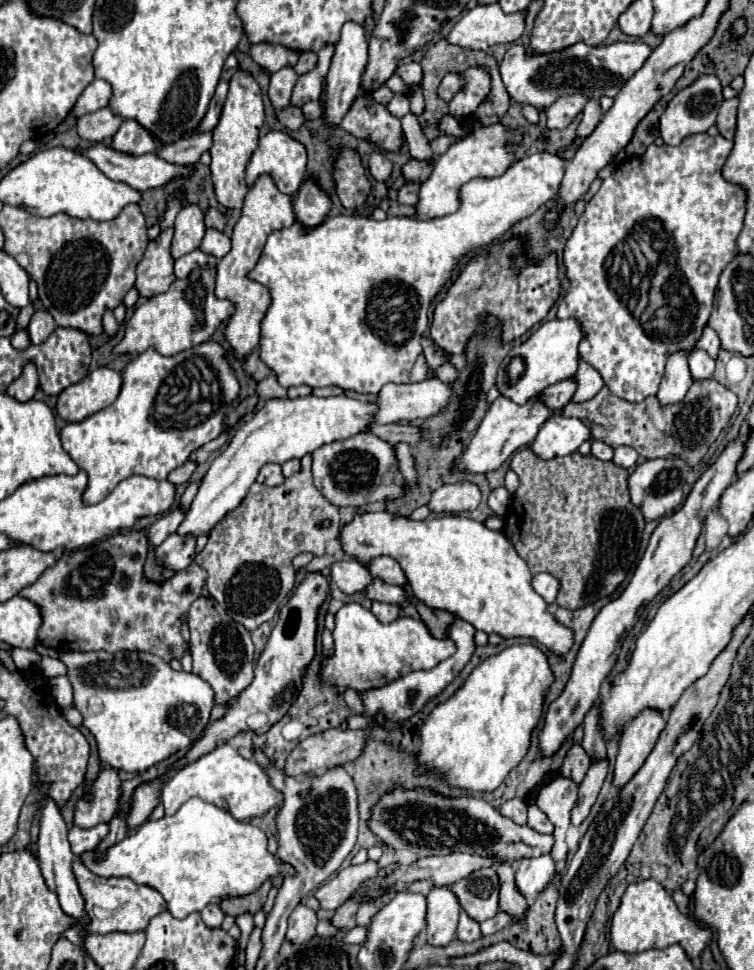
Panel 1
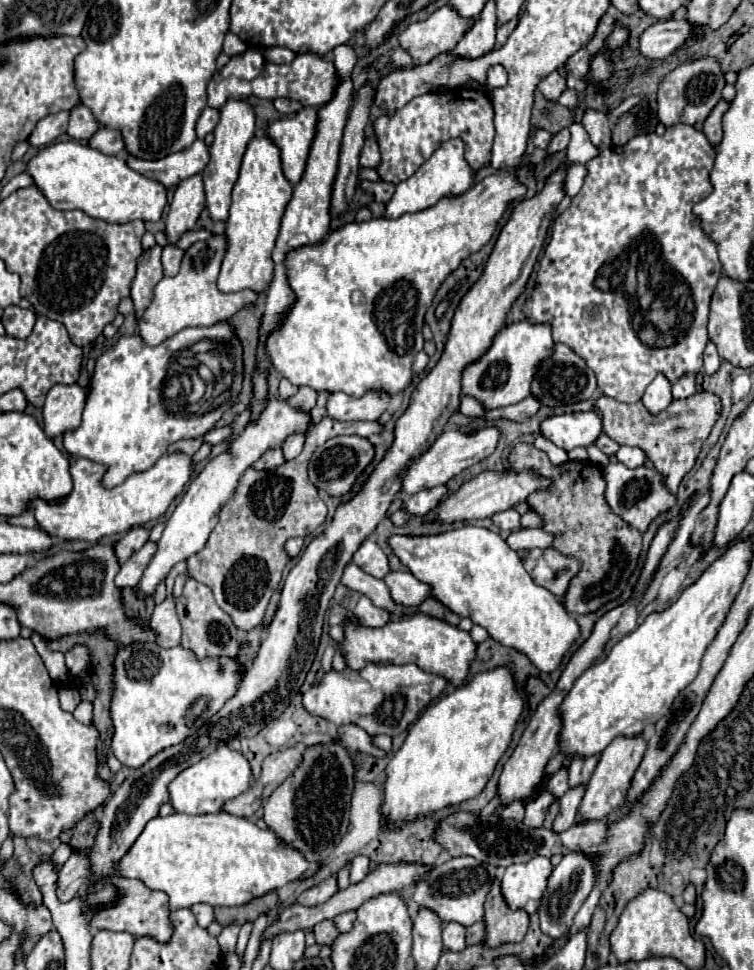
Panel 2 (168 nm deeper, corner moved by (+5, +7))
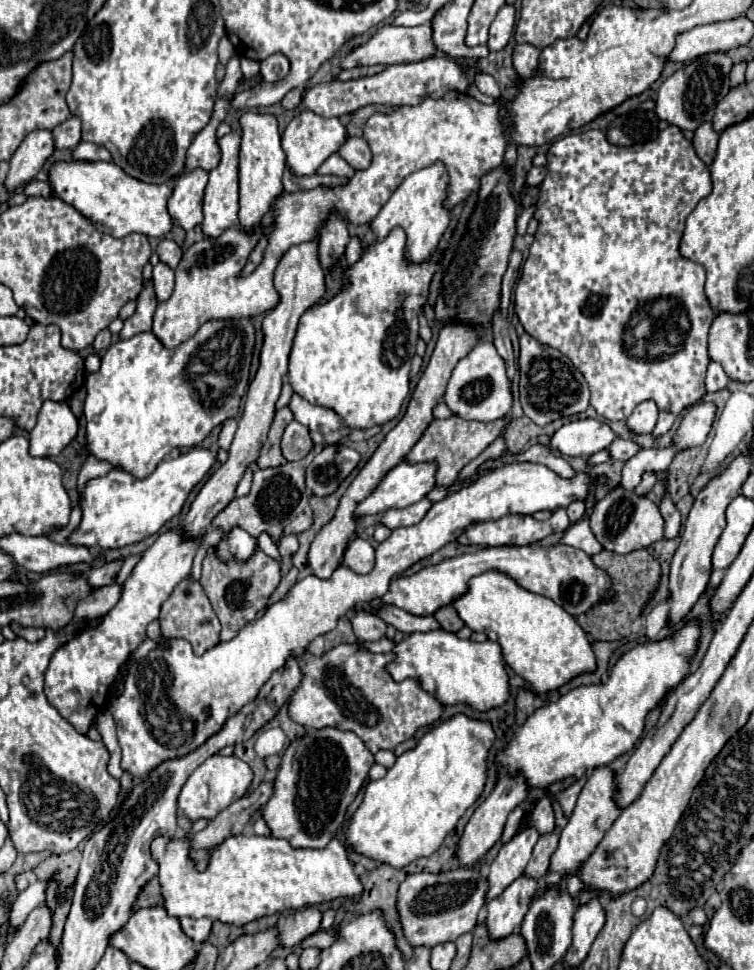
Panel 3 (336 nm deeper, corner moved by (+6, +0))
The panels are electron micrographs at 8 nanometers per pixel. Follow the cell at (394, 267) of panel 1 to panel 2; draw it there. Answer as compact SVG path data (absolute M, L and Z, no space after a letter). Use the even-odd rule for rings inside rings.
M499 170L497 174L491 174L487 178L483 178L481 182L477 182L475 186L471 186L465 194L457 194L457 196L445 196L443 200L439 200L433 208L427 208L427 210L421 210L417 214L403 214L395 220L391 218L371 218L371 220L365 220L365 222L347 222L343 224L341 228L335 228L335 230L329 230L327 236L319 242L319 244L307 244L307 246L301 246L301 248L295 248L291 252L287 252L285 256L285 268L287 268L287 278L289 278L289 286L291 290L295 292L295 302L291 304L291 308L283 314L283 320L279 322L279 326L271 332L271 336L267 338L267 354L273 362L273 368L283 376L287 378L291 384L295 386L311 386L315 388L317 392L321 390L329 390L329 392L345 392L345 394L351 394L355 398L363 396L365 392L369 390L385 390L389 394L397 394L401 392L403 388L409 386L411 382L411 362L413 362L413 348L415 348L415 354L419 350L423 350L423 336L421 336L421 328L423 328L423 316L427 312L427 308L431 306L433 302L433 296L435 292L439 290L441 282L465 260L469 258L471 254L475 254L481 246L485 246L493 232L497 230L497 224L503 216L503 212L507 210L507 206L513 202L513 200L519 200L527 194L527 186L523 182L519 182L517 178L517 172L515 170ZM355 292L361 292L363 294L363 302L361 304L355 304L353 302L353 294Z

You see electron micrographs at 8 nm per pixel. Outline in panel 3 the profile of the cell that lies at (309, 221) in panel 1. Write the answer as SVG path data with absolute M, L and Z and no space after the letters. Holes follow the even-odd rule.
M316 241L300 243L296 247L290 247L284 253L284 257L280 259L280 265L276 267L276 273L274 273L274 287L280 295L280 303L262 321L264 345L260 351L260 367L258 367L254 381L250 383L250 389L246 395L246 405L242 411L242 419L240 419L236 437L232 441L232 447L228 451L230 457L224 465L220 465L220 469L214 471L214 475L204 483L204 487L196 495L188 515L184 517L184 521L180 525L180 529L186 537L192 537L192 539L204 537L212 519L236 497L238 481L242 479L244 471L256 463L260 449L266 443L266 433L268 433L270 423L274 419L274 403L278 401L278 395L282 389L282 379L288 373L288 355L292 349L298 321L304 315L304 311L308 311L312 305L316 305L326 293L324 271L318 261L318 243Z

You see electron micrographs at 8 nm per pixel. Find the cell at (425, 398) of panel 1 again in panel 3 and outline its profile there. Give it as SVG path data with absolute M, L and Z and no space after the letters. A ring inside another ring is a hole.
M296 393L292 395L288 407L290 407L294 419L298 423L310 427L310 431L332 433L332 431L340 431L342 429L342 421L332 409L310 405L306 399L300 399L300 395L296 395Z

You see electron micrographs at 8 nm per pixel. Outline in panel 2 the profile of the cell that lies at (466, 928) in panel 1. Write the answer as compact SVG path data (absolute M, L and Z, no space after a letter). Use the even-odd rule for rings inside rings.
M447 922L443 928L443 944L449 950L463 950L465 948L465 930L463 924L455 924L455 922Z

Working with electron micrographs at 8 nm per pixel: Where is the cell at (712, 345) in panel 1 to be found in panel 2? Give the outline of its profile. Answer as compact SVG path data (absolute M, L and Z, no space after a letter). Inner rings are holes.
M709 340L709 344L705 346L705 352L703 352L703 360L705 360L705 372L707 374L713 374L717 368L719 368L719 362L721 362L721 358L719 358L719 354L717 354L717 348L715 348L715 344Z

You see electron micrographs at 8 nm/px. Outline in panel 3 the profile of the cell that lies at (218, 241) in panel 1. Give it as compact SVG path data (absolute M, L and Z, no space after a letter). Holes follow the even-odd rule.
M162 239L158 249L156 249L156 253L158 253L160 261L166 263L170 269L174 269L178 265L180 257L182 257L182 249L174 241L170 241L170 239Z

